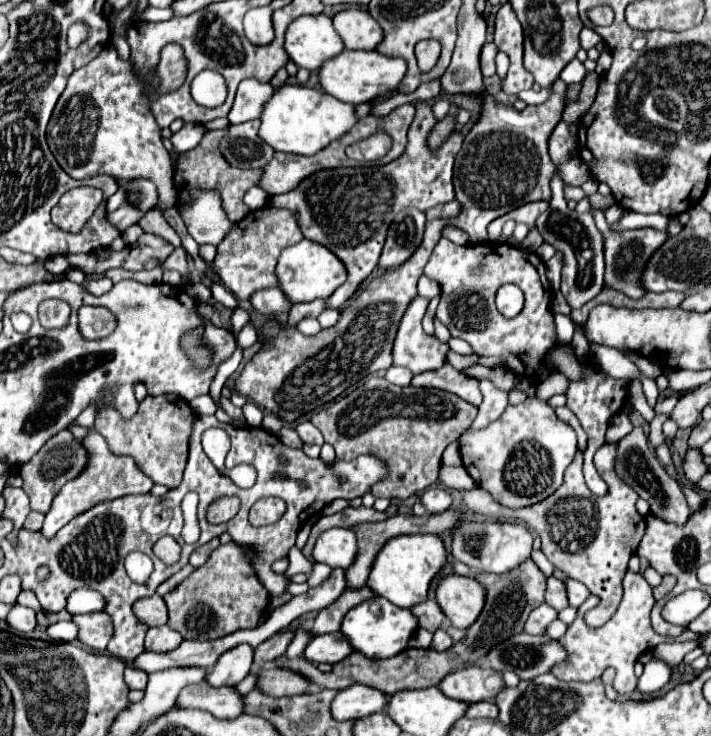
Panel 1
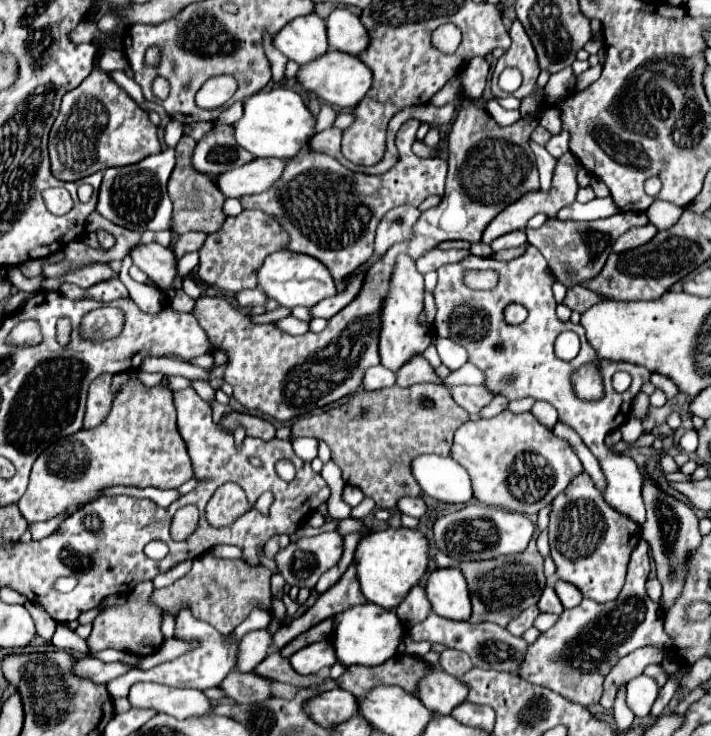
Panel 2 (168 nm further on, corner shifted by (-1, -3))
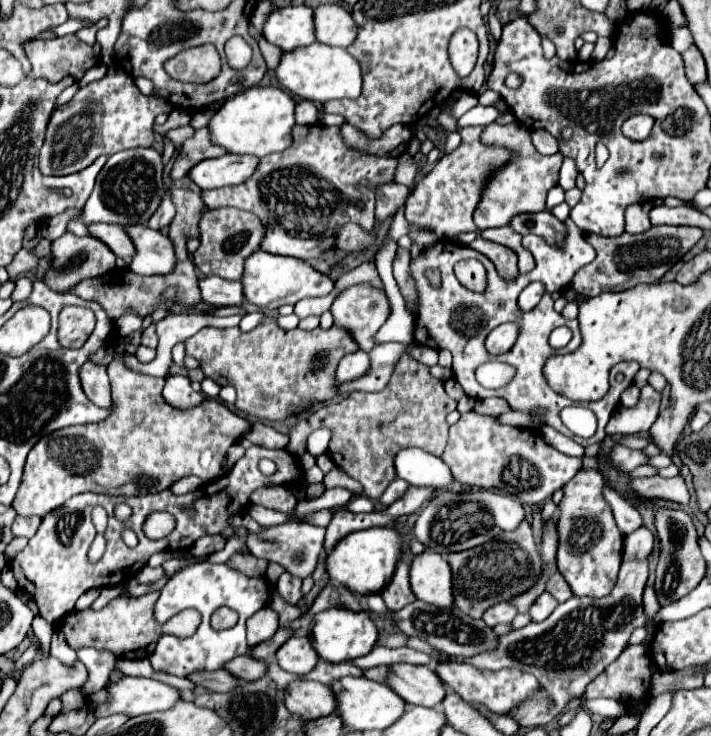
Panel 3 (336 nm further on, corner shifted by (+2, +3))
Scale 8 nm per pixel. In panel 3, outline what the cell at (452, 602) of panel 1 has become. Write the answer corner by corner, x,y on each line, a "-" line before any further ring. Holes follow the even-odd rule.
424,550
410,564
410,588
414,596
432,606
452,606
452,572
442,554

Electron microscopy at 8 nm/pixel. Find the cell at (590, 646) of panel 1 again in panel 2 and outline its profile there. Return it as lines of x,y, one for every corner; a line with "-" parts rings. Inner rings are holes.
639,540
631,554
627,580
621,594
607,604
597,604
595,600
585,598
577,608
565,610
559,622
529,646
519,676
531,684
551,688
553,692
559,692
577,704
593,706
601,698
603,678
619,658
641,646
673,646
671,638
663,630
661,606
653,602
645,592
649,570
649,544

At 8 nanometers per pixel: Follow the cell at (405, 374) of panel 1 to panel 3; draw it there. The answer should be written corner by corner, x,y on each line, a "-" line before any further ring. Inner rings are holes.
356,350
356,352
344,356
344,358
338,362
336,380
338,380
338,382
350,382
350,380
356,380
356,378
364,376
368,370
370,370
368,354
362,352
362,350

